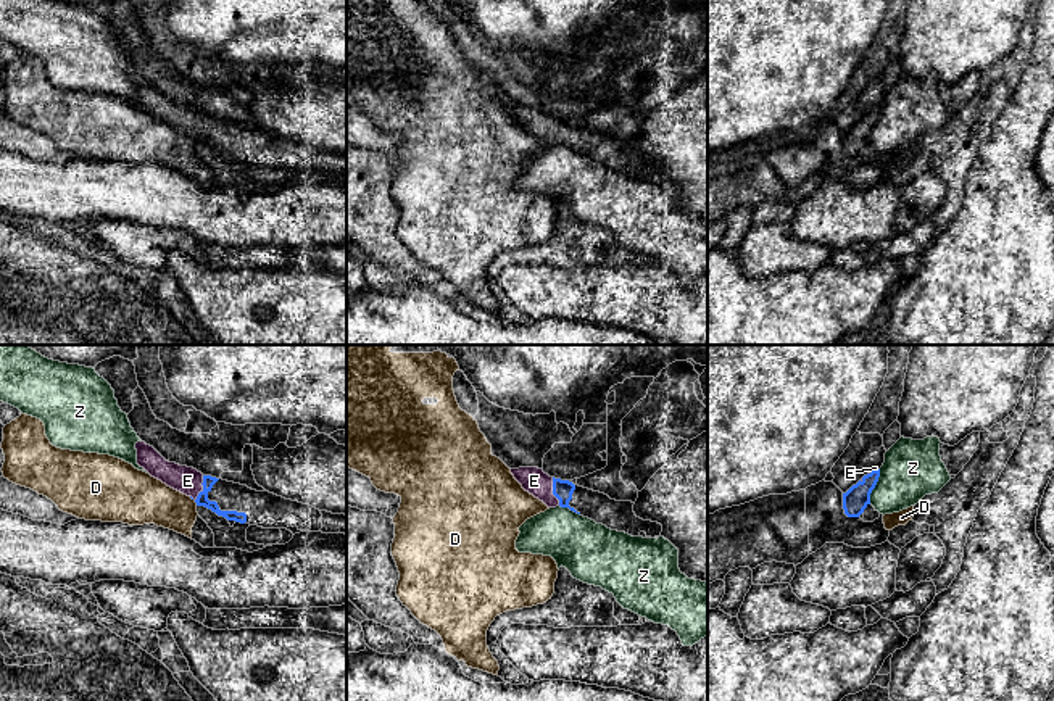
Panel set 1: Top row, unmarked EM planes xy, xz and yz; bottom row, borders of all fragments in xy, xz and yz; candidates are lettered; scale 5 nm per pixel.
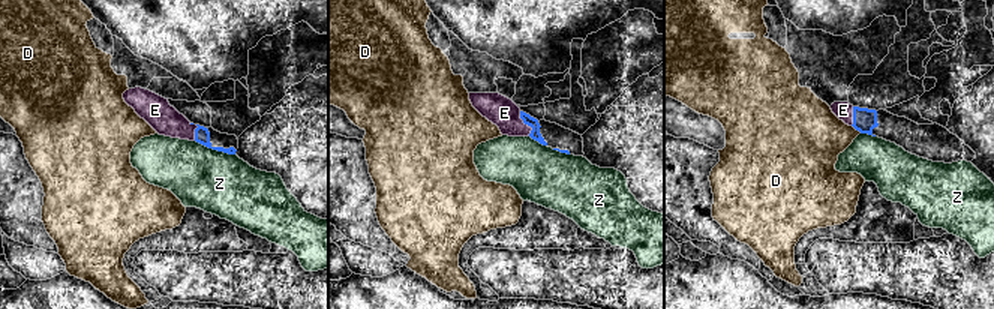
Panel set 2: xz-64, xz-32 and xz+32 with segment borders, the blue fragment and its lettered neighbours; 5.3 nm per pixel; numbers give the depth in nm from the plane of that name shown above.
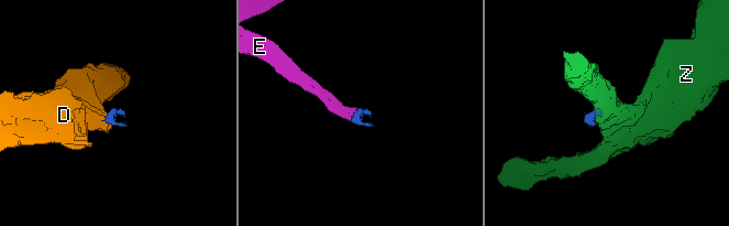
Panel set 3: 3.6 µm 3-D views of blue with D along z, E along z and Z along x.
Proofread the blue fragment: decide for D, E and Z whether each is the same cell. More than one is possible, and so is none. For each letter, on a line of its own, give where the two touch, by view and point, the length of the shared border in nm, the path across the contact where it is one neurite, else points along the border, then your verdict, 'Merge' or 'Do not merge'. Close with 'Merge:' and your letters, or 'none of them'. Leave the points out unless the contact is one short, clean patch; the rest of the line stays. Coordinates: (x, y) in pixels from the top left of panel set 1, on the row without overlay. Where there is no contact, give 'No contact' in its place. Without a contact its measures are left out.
D: Touches blue at xy (195, 141). Shared border 60 nm. Boundary: xy (189, 136), (197, 144). Do not merge
E: Touches blue at xy (203, 128). Shared border 130 nm. Path across: xy (202, 139), (203, 128), (187, 120). Merge
Z: Touches blue at yz (874, 126). Shared border 190 nm. Boundary: yz (880, 108), (869, 142). Do not merge
Merge: E

